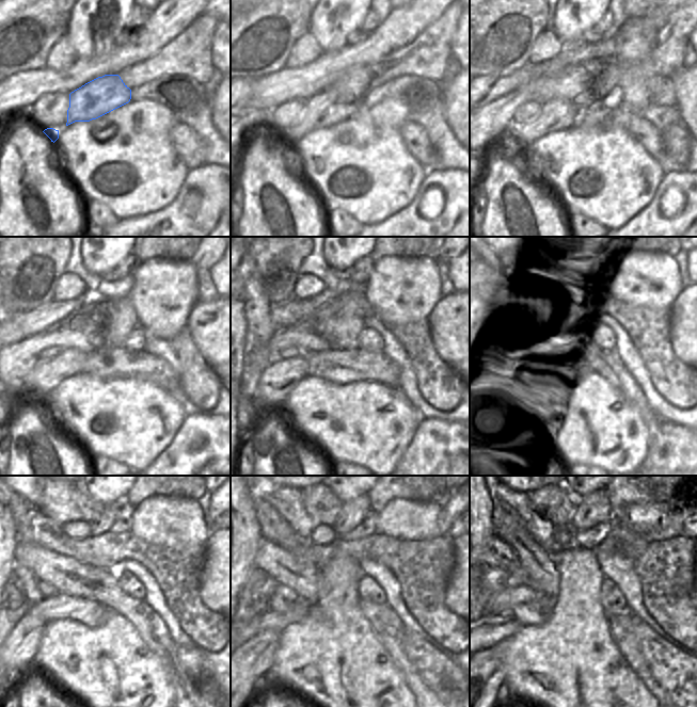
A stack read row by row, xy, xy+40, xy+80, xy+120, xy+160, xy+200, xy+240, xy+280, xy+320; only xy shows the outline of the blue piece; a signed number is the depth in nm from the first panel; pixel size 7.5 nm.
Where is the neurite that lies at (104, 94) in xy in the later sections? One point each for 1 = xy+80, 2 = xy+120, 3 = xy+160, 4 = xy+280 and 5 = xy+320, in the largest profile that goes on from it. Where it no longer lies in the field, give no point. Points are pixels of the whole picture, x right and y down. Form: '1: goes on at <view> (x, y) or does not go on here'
1: goes on at xy+80 (556, 114)
2: goes on at xy+120 (46, 375)
3: goes on at xy+160 (275, 383)
4: goes on at xy+280 (253, 659)
5: goes on at xy+320 (491, 667)

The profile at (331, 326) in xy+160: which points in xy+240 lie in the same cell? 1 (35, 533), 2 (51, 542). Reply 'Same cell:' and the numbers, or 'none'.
Same cell: none

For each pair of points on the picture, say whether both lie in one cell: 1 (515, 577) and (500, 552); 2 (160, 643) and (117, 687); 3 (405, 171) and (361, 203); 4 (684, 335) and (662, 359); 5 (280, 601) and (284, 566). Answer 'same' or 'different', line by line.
1: same
2: different
3: same
4: different
5: different

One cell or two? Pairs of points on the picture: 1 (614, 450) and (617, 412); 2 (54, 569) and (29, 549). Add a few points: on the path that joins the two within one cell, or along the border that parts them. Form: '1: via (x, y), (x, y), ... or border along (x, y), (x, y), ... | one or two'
1: via (614, 440), (614, 421) | one
2: via (48, 566), (35, 556) | one

